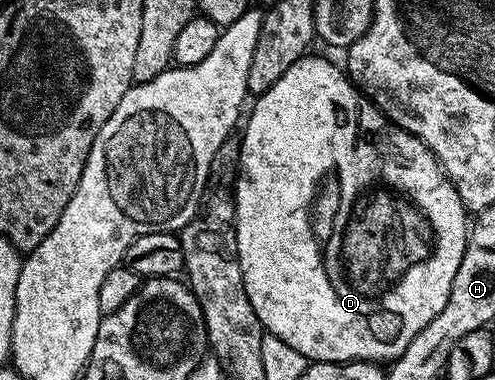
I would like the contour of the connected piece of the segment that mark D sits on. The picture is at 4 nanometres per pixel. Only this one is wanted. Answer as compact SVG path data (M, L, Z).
M307 53L272 85L263 95L253 100L250 116L245 116L246 132L240 135L242 148L238 154L238 179L234 182L234 228L238 260L244 277L244 289L256 317L269 334L280 337L280 341L300 349L308 361L316 363L369 363L389 364L399 359L408 349L408 341L444 309L452 293L452 280L456 269L460 269L462 254L468 238L468 212L460 201L460 193L452 181L442 172L438 158L402 127L390 122L357 87L350 81L341 66L321 59L315 53Z

